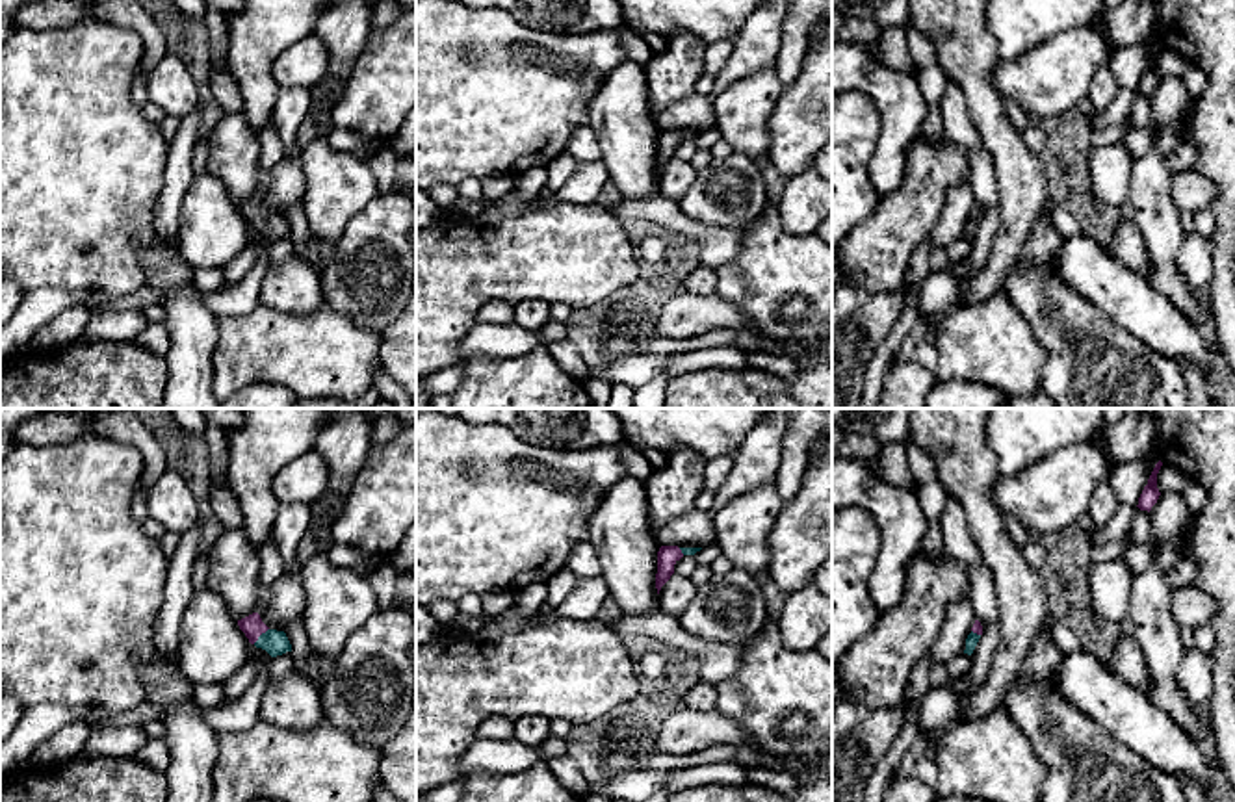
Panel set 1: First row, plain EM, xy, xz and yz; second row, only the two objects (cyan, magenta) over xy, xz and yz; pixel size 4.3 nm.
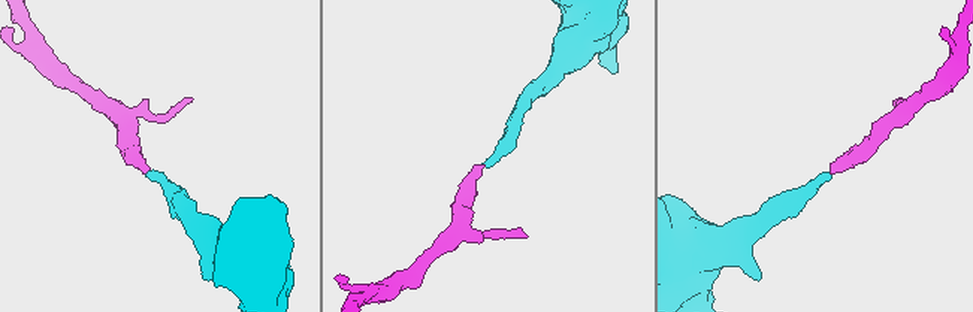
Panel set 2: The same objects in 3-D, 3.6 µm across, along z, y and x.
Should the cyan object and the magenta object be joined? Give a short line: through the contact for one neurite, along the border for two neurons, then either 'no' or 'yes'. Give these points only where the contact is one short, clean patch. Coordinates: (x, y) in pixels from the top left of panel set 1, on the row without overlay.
line xy (275, 227), (260, 219), (253, 210); yes

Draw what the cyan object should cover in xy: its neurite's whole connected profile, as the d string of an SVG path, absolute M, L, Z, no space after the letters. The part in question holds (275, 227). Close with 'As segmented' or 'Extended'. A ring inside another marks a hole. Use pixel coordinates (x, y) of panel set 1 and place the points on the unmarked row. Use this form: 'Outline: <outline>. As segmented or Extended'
Outline: M253 197L238 204L240 213L245 217L251 228L266 234L271 241L292 236L292 228L284 215L269 213L258 197Z. Extended

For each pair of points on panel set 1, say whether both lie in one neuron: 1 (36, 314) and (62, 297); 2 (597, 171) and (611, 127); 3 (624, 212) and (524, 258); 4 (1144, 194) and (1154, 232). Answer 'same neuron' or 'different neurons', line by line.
1: same neuron
2: different neurons
3: different neurons
4: same neuron

